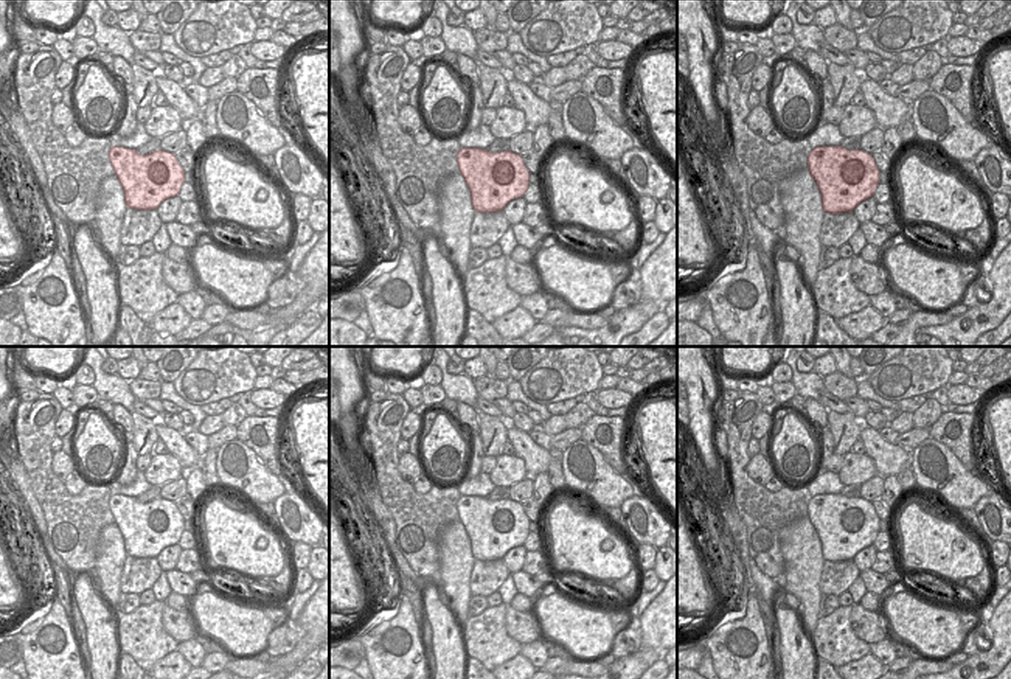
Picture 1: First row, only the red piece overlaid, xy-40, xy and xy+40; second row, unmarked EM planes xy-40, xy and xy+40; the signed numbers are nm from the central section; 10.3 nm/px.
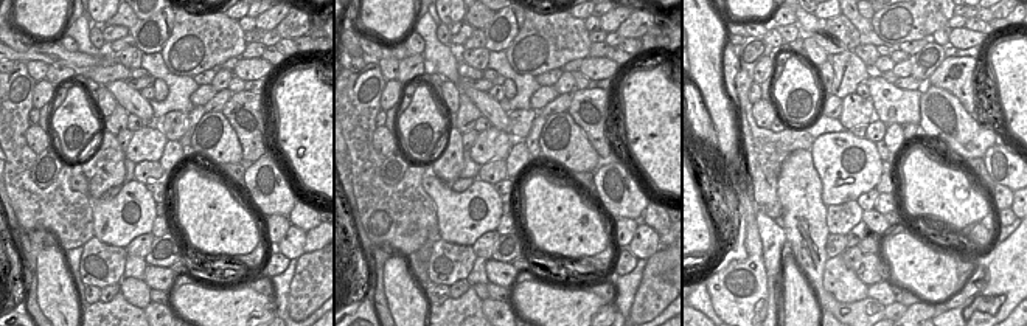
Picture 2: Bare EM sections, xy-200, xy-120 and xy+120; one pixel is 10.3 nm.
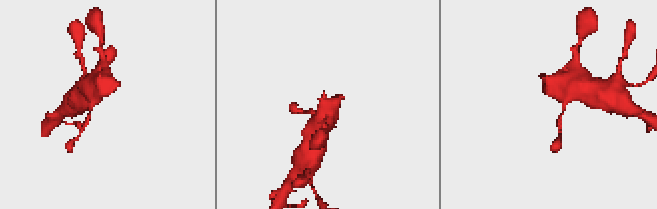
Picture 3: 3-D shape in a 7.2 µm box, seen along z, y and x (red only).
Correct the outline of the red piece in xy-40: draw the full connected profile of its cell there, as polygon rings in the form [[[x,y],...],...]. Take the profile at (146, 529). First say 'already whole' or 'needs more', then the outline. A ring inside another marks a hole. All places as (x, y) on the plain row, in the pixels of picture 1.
needs more; [[[112,494],[109,508],[123,534],[127,555],[120,586],[130,561],[157,558],[163,548],[177,544],[185,530],[185,519],[175,503],[162,497],[141,503],[137,497]]]

